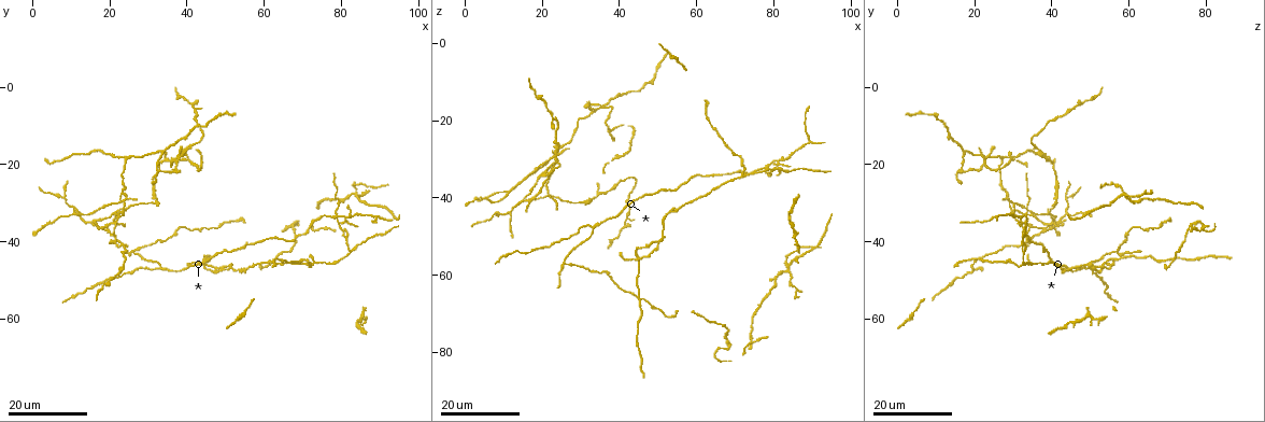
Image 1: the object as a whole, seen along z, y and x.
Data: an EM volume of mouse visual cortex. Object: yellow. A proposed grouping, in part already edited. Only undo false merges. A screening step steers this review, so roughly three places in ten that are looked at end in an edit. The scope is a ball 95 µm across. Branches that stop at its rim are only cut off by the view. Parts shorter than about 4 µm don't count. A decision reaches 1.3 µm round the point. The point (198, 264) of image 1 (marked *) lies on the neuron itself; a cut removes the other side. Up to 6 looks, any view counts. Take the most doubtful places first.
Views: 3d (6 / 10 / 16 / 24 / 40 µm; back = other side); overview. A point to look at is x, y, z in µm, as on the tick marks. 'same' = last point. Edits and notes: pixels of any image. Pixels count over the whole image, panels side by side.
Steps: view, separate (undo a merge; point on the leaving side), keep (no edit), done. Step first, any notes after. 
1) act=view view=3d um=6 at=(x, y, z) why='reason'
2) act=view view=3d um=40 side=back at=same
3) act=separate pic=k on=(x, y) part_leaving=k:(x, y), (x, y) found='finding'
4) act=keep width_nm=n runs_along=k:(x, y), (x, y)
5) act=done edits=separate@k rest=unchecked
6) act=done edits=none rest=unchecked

act=view view=3d um=16 at=(24.0, 29.0, 29.5) why='four-way junction'

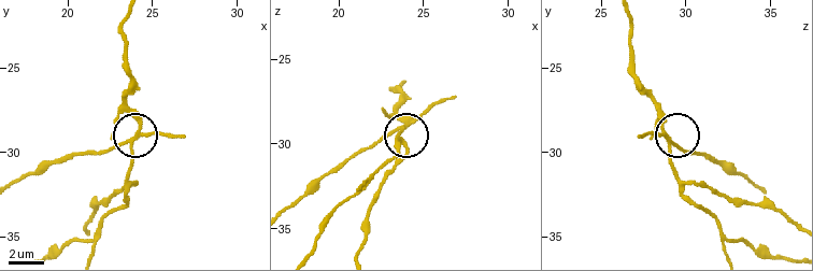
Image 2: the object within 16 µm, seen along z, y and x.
act=view view=3d um=10 at=(23.8, 29.2, 29.1)

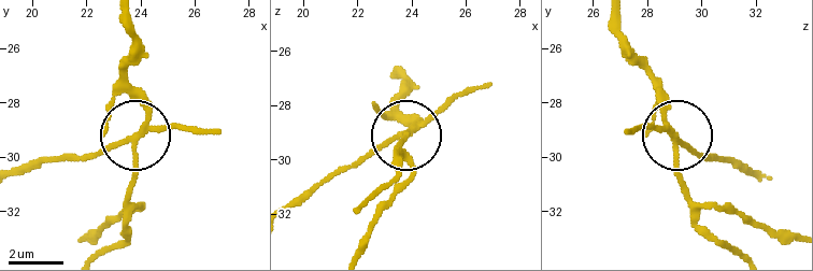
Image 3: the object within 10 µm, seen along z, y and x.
act=separate pic=3 on=(105, 146) part_leaving=3:(137, 134), (83, 155), (48, 155), (20, 169) found='a second neuron is stuck on'

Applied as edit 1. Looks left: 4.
act=view view=overview

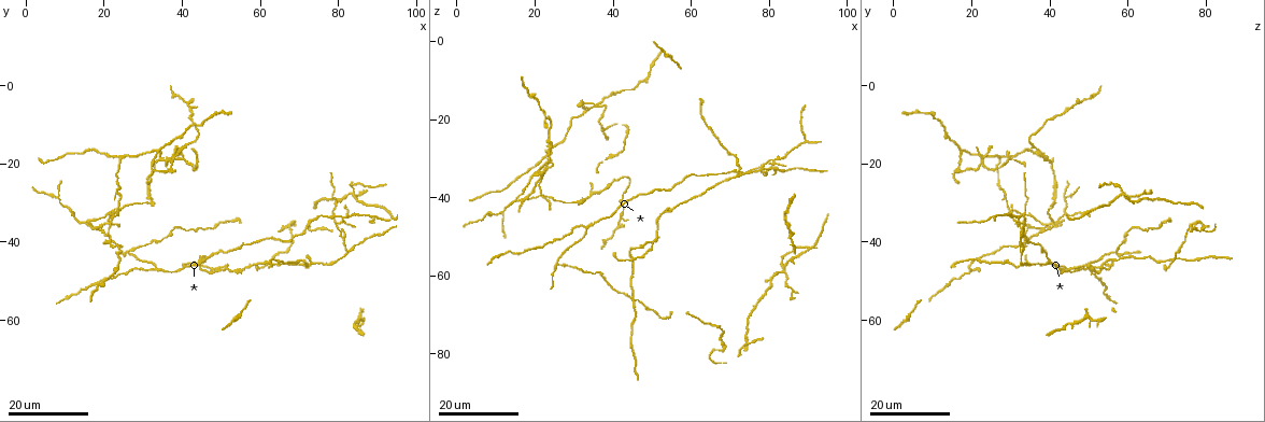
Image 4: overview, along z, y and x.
act=view view=3d um=24 at=(15.0, 35.0, 41.5) why='four or more arms meet'

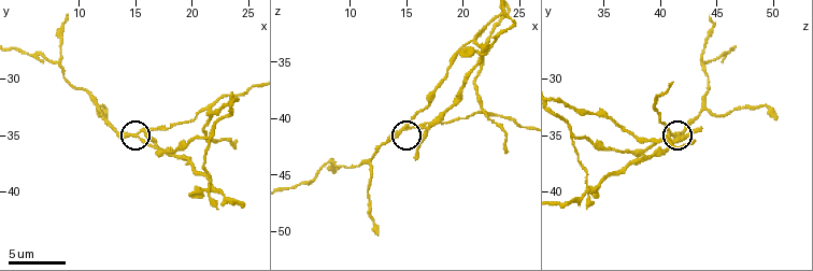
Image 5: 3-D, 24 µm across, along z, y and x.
act=view view=3d um=10 at=(15.2, 35.0, 40.6) why='zoom in'

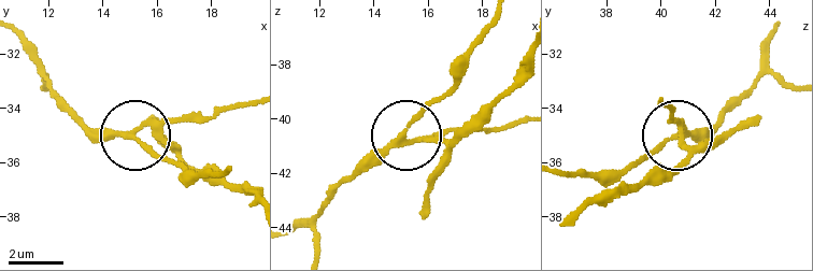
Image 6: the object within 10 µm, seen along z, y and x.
act=separate pic=6 on=(172, 145) width_nm=180 part_leaving=6:(138, 130), (247, 104) found='two neurons meet here'

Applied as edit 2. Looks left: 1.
act=view view=3d um=6 at=(21.4, 35.4, 32.8) why='arms part here'

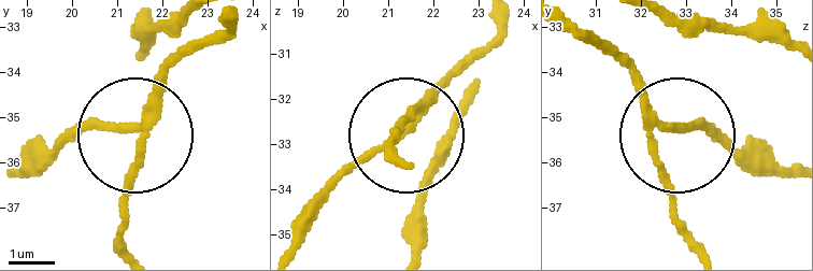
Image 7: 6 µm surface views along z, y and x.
act=keep runs_along=7:(578, 24), (673, 128), (658, 155), (670, 220) found='continuous, no second neuron'

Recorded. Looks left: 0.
act=done edits=separate@3,separate@6 rest=unchecked

